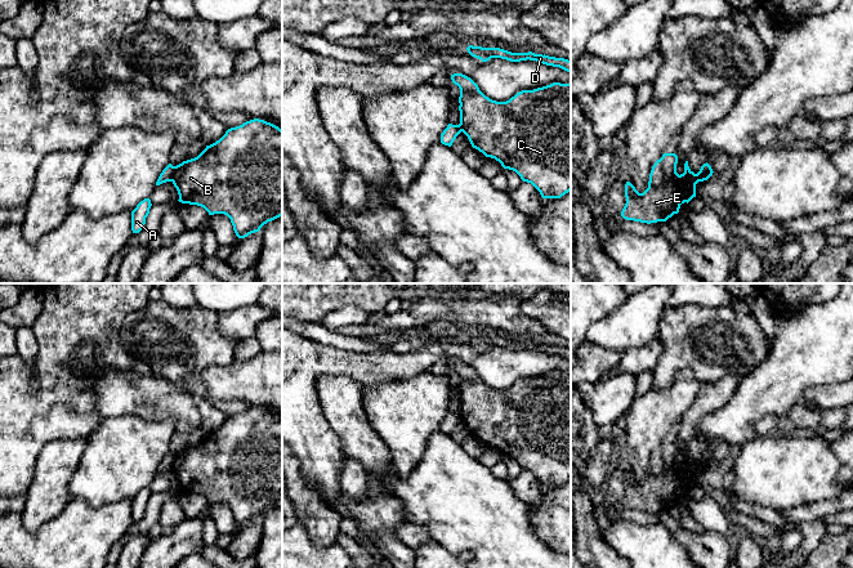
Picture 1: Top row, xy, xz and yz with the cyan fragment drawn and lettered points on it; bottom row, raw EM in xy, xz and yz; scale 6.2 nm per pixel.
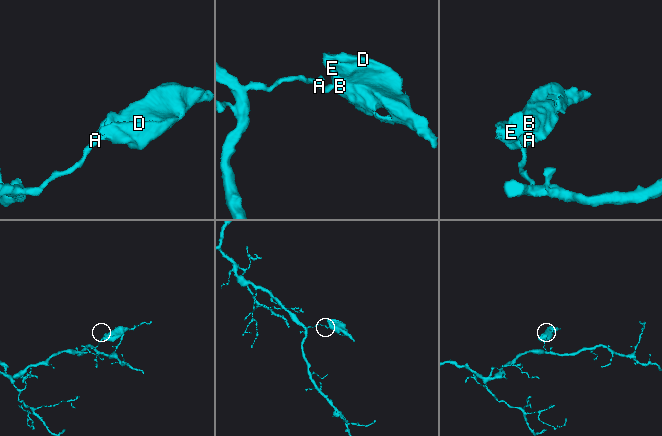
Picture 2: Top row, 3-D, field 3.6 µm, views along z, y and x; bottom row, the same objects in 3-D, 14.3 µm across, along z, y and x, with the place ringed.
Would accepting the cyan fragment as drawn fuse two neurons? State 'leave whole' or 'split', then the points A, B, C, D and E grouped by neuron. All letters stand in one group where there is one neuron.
split | A / B C D E

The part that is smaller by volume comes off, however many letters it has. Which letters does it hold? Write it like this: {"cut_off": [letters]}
{"cut_off": ["B", "C", "D", "E"]}

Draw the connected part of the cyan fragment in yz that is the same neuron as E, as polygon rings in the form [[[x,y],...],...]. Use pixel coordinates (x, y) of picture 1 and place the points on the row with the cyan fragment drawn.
[[[664,153],[652,166],[648,188],[643,193],[626,182],[626,204],[621,216],[647,224],[666,222],[679,213],[682,204],[696,197],[696,184],[704,182],[701,173],[695,174],[685,161],[684,173],[679,175],[676,164],[675,153]]]

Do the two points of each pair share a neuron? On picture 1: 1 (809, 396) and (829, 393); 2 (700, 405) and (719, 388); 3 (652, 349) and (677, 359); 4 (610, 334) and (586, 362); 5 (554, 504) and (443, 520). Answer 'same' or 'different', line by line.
1: same
2: same
3: different
4: different
5: different

